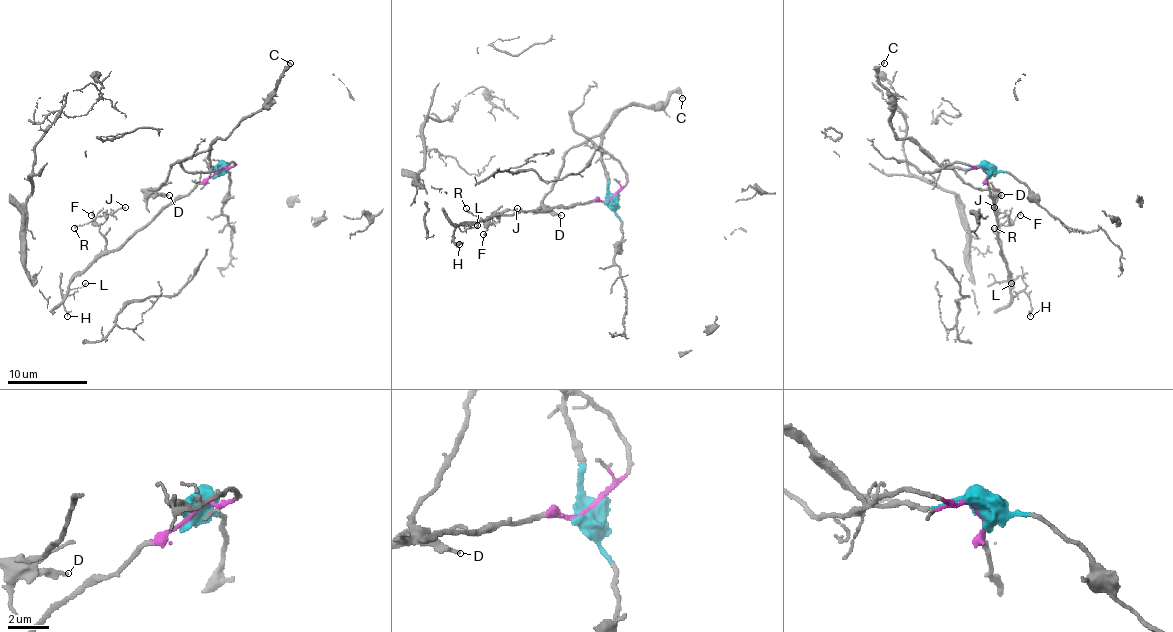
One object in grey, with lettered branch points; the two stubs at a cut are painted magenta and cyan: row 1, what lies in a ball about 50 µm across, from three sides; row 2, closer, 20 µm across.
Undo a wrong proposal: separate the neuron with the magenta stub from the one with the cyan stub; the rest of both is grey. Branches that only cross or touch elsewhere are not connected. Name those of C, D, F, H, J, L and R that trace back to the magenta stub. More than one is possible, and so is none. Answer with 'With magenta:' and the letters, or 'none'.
With magenta: F, H, J, L, R

